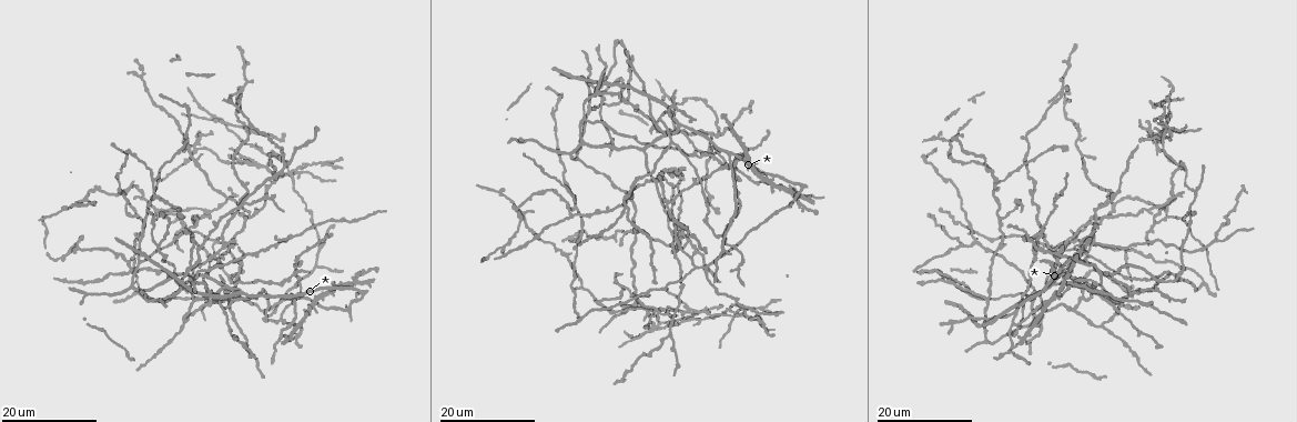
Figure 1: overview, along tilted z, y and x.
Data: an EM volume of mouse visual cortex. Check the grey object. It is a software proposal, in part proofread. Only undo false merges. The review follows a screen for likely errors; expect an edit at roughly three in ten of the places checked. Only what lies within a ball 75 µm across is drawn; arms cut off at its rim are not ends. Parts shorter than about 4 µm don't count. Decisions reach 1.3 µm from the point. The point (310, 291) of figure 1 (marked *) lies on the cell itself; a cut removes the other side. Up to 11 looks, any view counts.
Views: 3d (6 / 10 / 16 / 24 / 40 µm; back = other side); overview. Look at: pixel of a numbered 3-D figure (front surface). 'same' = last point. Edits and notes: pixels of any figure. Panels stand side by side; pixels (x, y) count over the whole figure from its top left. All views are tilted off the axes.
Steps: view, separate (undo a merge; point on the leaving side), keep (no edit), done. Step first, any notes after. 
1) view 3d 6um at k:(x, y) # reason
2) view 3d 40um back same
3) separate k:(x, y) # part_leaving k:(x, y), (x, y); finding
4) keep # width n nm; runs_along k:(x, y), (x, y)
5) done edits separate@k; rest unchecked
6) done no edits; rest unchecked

view 3d 24um at 1:(159, 246)

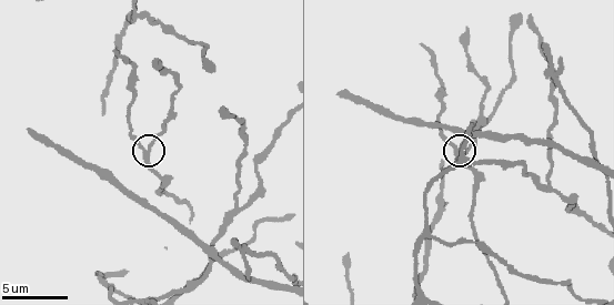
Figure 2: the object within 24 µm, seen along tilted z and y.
view 3d 10um at 2:(148, 146)

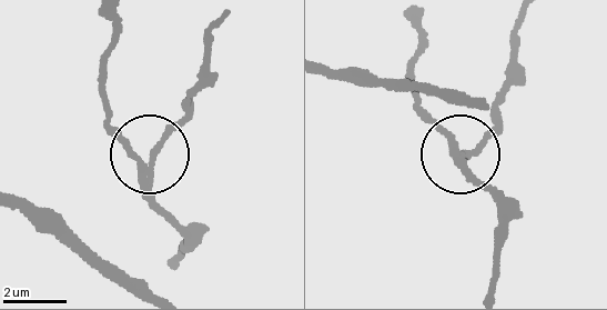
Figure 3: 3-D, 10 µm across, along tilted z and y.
view 3d 6um at 3:(152, 157) # zoom in

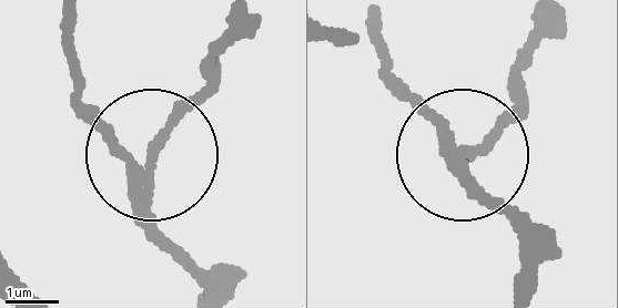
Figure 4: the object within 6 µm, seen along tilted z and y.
keep # width 210 nm; runs_along 4:(520, 268), (520, 217), (381, 74); one cell here

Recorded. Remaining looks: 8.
view 3d 10um at 2:(440, 210) # branch point

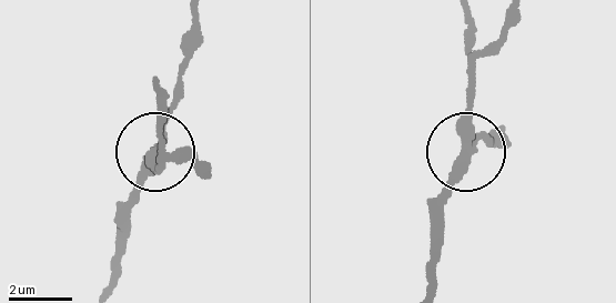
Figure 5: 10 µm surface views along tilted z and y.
keep # side_arm 19 um; runs_along 5:(425, 284), (433, 209), (463, 145), (470, 86); continuous, no second cell

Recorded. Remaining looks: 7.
view 3d 16um at 1:(1172, 192) # small branch off a trunk

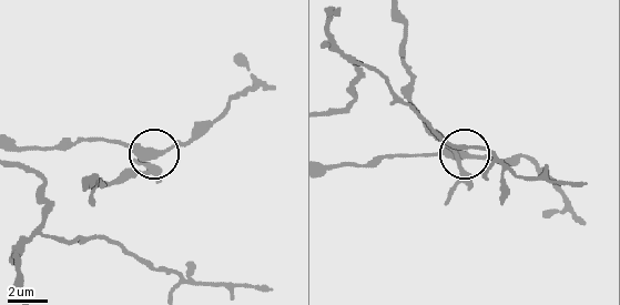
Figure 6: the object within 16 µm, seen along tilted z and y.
view 3d 6um at 6:(147, 150) # closer look

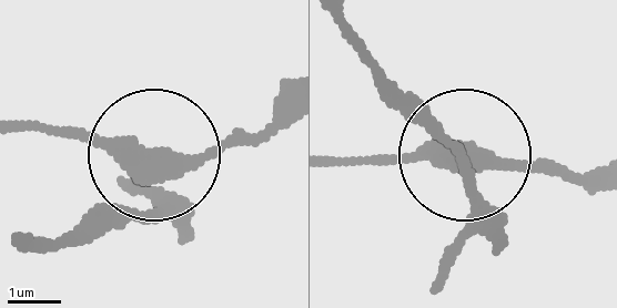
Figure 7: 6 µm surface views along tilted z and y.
keep # side_arm 10 um; one cell here

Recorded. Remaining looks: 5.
view 3d 16um at 1:(672, 142) # three-way junction

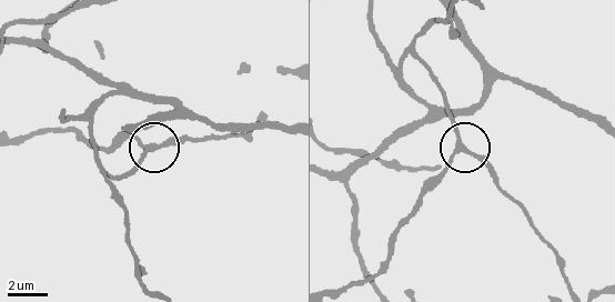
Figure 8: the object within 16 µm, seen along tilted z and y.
view 3d 10um at 8:(144, 146)

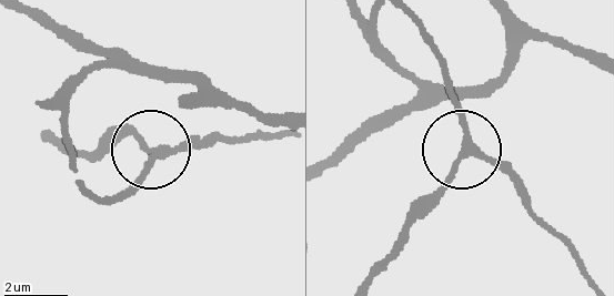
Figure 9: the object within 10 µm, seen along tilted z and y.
keep # runs_along 9:(406, 14), (441, 68), (461, 133), (455, 169), (423, 211); all the same cell

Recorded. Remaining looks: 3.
view 3d 16um at 1:(287, 237) # three-way junction

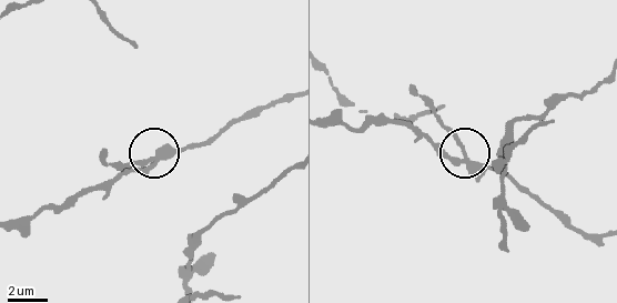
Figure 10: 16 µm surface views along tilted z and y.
view 3d 6um at 10:(156, 159)

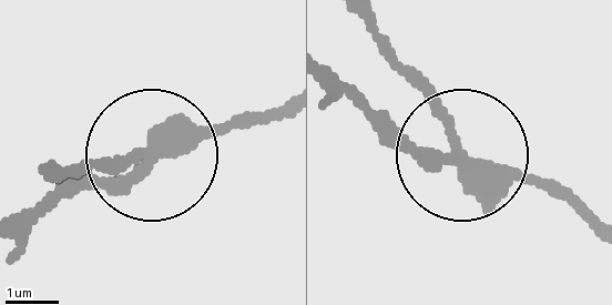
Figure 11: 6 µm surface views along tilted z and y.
keep # side_arm 5 um; runs_along 11:(20, 232), (148, 160), (78, 174); all the same cell

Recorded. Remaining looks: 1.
view 3d 16um at 2:(551, 188) # three arms meet

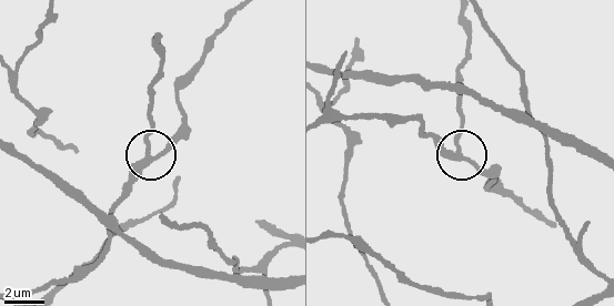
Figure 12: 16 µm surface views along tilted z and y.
keep # arms 3; all the same cell

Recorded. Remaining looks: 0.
done no edits; rest unchecked

